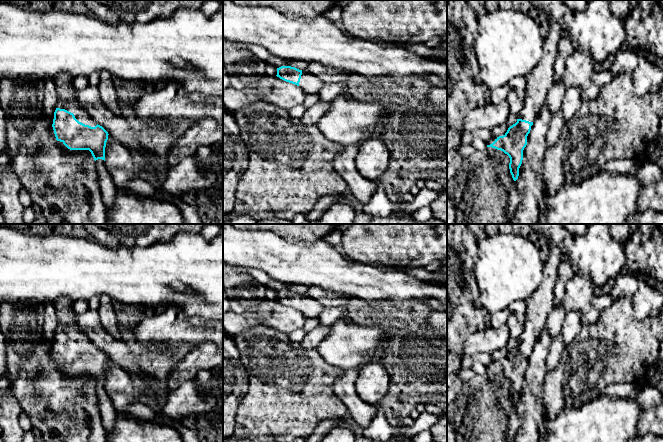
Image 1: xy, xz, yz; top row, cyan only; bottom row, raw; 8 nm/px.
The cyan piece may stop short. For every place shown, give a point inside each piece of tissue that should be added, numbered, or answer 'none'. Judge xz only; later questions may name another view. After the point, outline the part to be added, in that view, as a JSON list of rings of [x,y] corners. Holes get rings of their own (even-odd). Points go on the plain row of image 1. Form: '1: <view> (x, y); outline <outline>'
1: xz (310, 307); outline [[[302,294],[299,311],[301,311],[306,318],[318,317],[323,309],[324,307],[318,300]]]

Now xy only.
1: xy (66, 317); outline [[[57,297],[52,302],[56,310],[58,320],[56,332],[65,333],[73,337],[79,346],[95,351],[97,349],[96,345],[76,327],[76,319],[78,315],[72,311],[72,304],[74,301],[75,300],[70,297]]]

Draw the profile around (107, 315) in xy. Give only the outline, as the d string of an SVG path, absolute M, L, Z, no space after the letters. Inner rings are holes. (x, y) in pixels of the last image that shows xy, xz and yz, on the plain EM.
M102 295L100 297L100 306L97 312L103 329L114 339L121 340L121 328L112 298L108 295Z

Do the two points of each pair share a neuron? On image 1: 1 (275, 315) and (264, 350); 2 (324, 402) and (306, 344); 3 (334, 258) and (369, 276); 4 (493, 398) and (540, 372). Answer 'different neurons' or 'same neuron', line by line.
1: different neurons
2: different neurons
3: same neuron
4: different neurons

